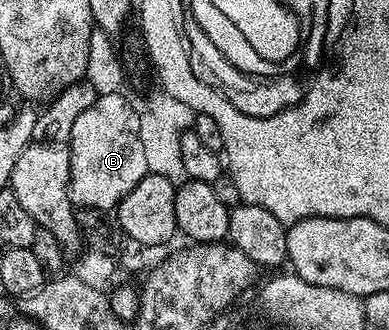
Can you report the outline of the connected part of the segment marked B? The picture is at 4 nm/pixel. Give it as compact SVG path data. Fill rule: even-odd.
M123 93L98 95L95 98L93 107L88 107L81 115L77 115L77 123L73 123L73 135L69 142L69 148L71 150L71 203L79 209L118 210L119 205L125 199L125 195L129 195L129 191L133 191L133 187L137 187L137 183L141 183L141 179L148 174L145 163L144 146L141 144L141 136L138 130L140 110L138 108L134 109L125 98L126 96L124 96Z

